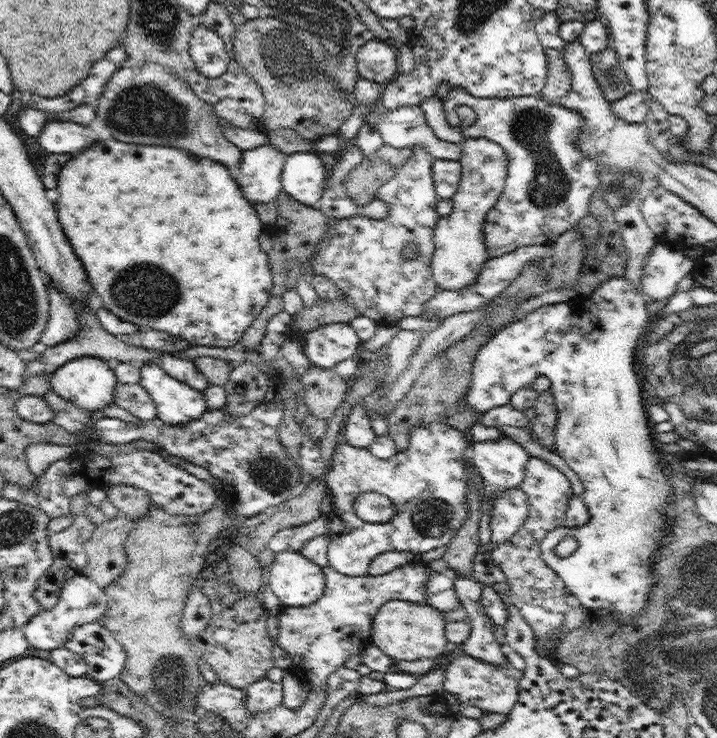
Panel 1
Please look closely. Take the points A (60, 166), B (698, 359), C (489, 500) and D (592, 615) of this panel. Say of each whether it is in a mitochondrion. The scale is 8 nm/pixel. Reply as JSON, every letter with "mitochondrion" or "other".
{"A":"other","B":"mitochondrion","C":"other","D":"other"}

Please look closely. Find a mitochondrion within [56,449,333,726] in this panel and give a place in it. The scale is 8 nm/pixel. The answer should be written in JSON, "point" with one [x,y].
{"point":[172,679]}

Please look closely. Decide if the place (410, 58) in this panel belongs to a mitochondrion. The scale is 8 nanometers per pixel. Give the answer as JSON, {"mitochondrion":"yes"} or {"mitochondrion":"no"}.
{"mitochondrion":"no"}

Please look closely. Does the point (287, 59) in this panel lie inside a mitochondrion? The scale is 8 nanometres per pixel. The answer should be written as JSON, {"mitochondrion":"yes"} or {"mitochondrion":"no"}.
{"mitochondrion":"yes"}

